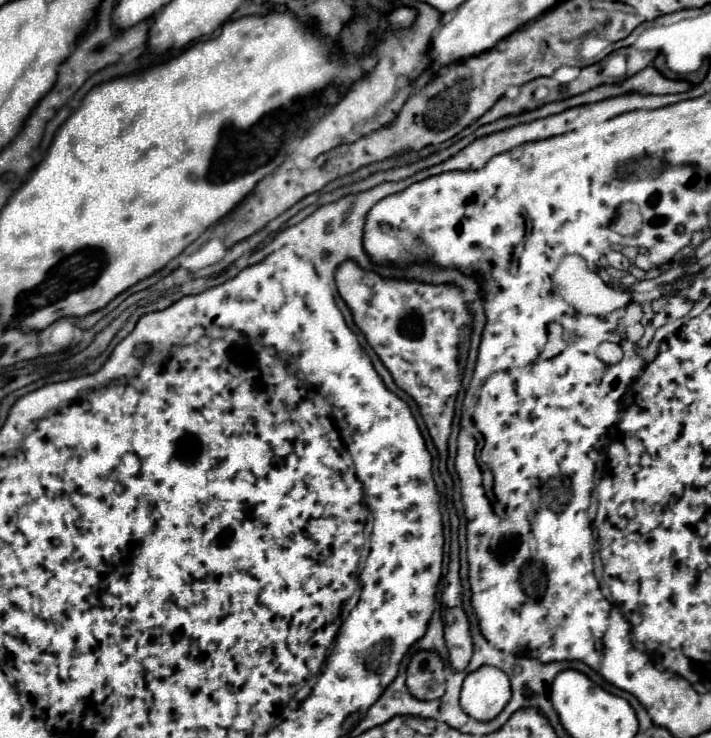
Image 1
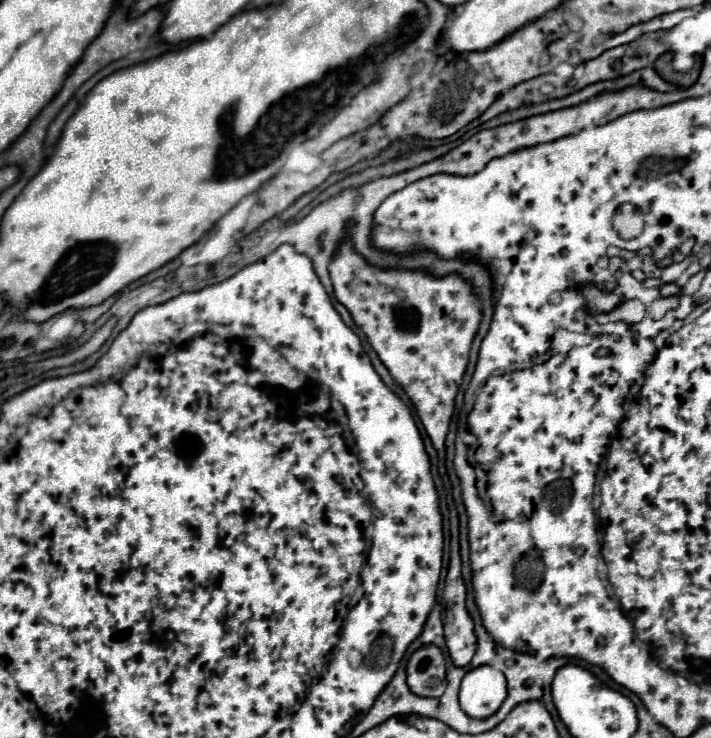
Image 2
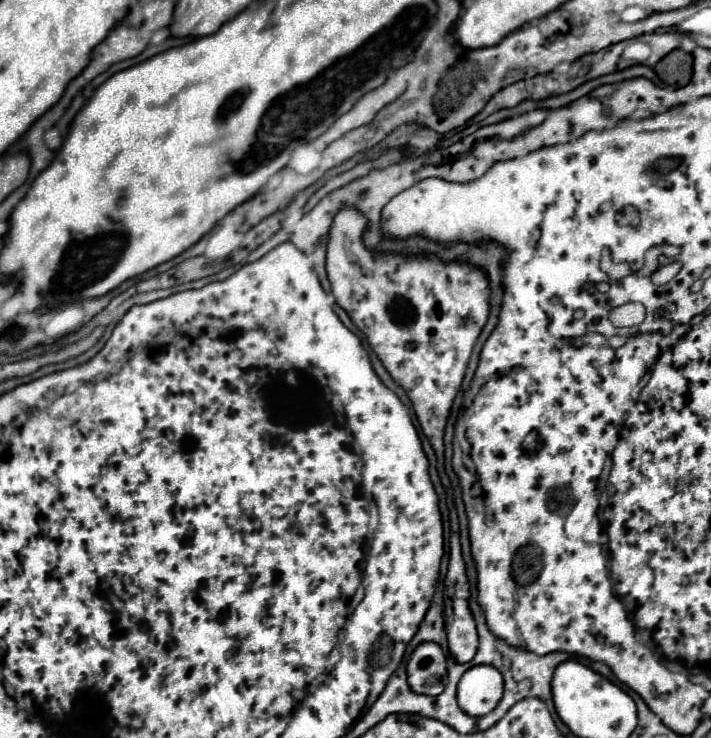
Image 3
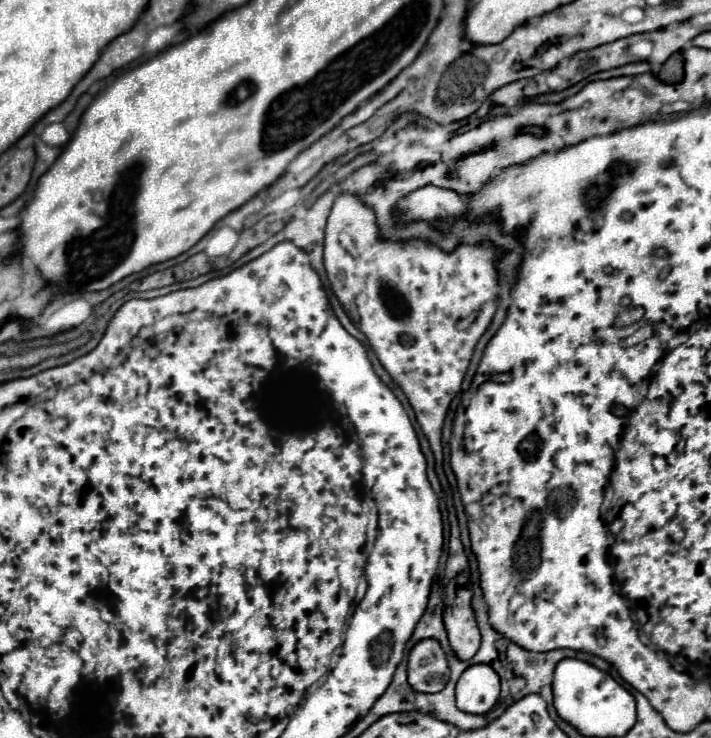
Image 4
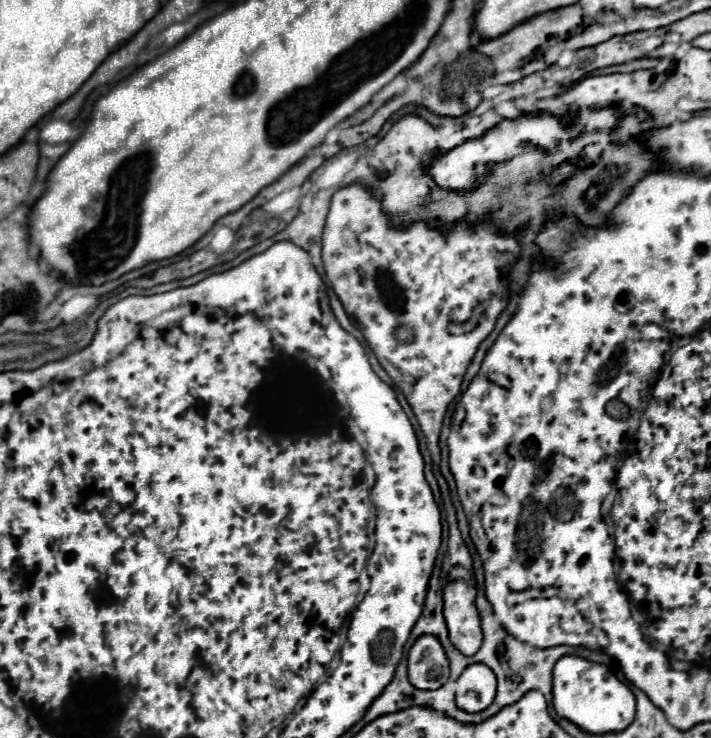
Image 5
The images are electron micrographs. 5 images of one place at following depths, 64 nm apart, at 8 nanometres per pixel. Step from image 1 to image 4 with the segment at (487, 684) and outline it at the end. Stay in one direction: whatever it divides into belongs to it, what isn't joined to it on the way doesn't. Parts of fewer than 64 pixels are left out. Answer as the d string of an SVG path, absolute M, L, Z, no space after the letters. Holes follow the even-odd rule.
M488 664L468 666L456 684L456 704L462 712L490 712L500 698L498 674Z

